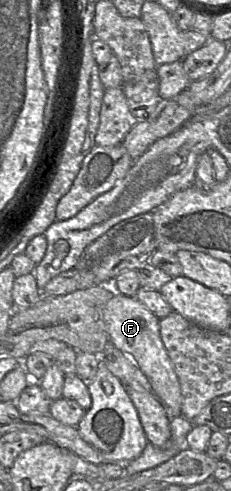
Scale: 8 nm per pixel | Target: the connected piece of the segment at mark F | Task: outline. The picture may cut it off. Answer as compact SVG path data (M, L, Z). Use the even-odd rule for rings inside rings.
M115 294L106 304L103 310L103 318L109 337L109 342L117 349L129 356L146 375L154 394L159 398L169 414L169 422L173 417L181 416L183 397L178 377L174 371L173 364L160 336L159 318L157 318L136 297Z

